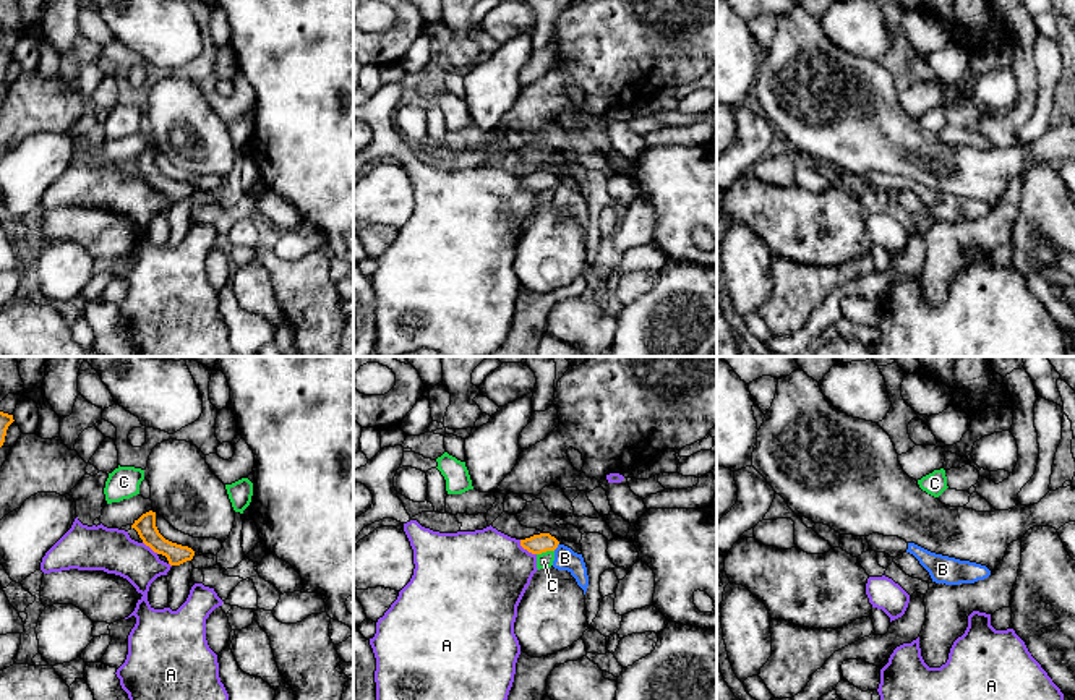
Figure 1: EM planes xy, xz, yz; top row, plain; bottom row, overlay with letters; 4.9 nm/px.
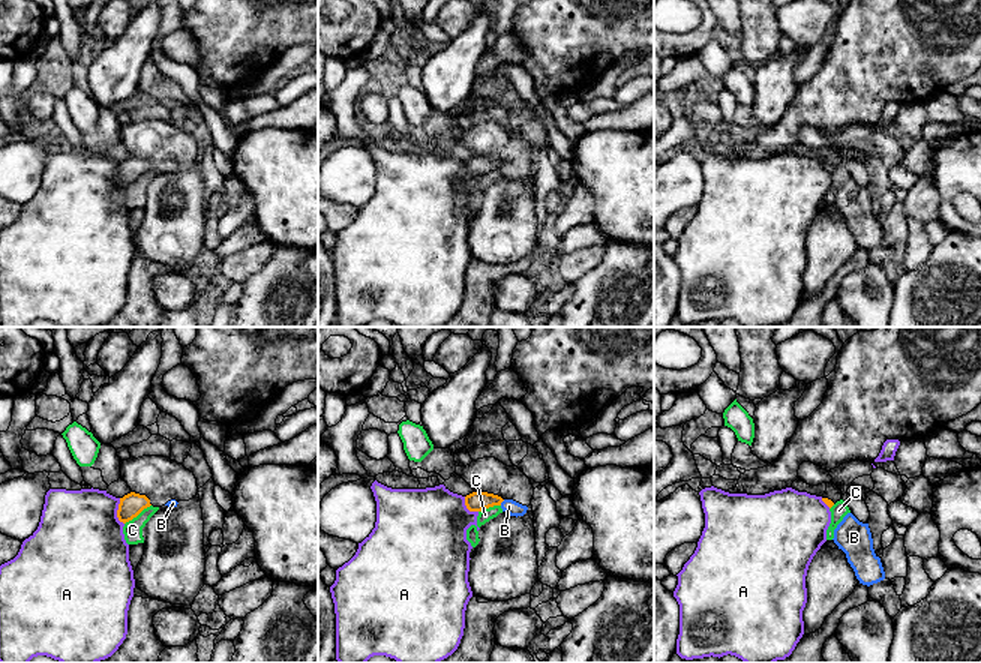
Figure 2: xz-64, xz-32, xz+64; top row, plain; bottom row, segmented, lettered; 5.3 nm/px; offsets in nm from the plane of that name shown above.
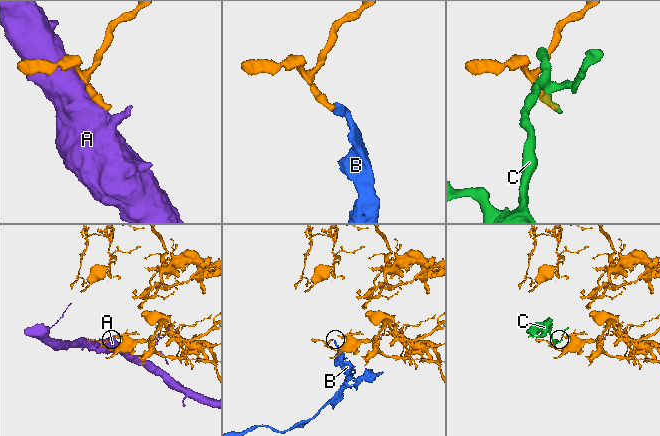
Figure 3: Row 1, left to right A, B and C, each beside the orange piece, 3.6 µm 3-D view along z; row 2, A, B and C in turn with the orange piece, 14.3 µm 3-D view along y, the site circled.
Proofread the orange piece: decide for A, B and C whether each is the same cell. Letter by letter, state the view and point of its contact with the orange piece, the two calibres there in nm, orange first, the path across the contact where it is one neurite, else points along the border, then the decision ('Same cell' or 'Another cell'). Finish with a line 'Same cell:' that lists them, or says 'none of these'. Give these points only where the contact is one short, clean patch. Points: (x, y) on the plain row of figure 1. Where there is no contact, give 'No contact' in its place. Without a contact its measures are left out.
A: Touches orange at xz (526, 185). Thickness 100 nm (orange) against 440 nm. Another cell
B: Touches orange at xz (556, 183). Thickness 100 nm (orange) against 110 nm. Boundary: xz (558, 180), (553, 187). Another cell
C: Touches orange at xz (545, 188). Thickness 100 nm (orange) against 80 nm. Another cell
Same cell: none of these

